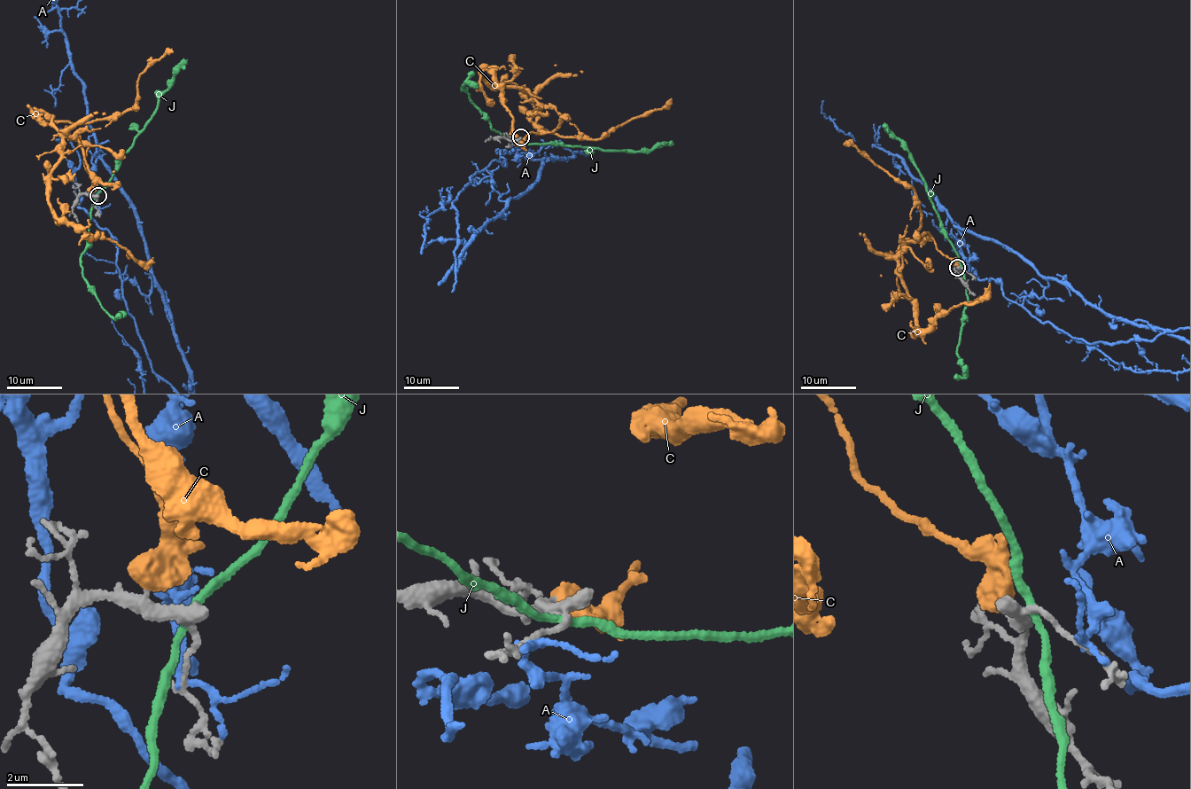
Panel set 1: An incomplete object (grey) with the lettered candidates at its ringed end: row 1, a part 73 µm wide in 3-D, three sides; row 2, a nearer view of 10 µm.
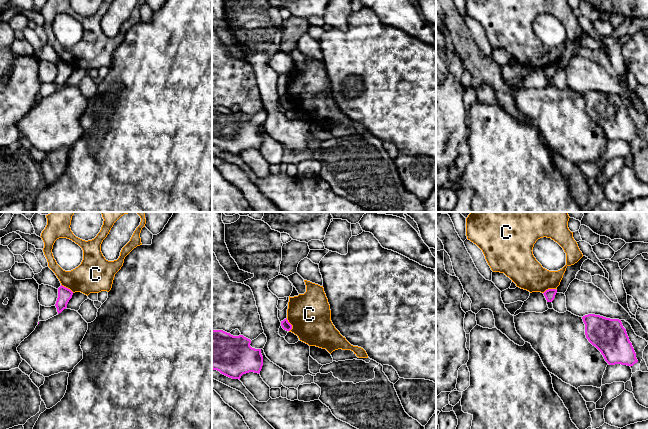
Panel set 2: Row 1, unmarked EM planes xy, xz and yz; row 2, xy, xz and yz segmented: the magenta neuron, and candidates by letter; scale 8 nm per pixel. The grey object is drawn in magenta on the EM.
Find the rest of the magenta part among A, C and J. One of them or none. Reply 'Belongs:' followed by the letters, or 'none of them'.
Belongs: none of them

